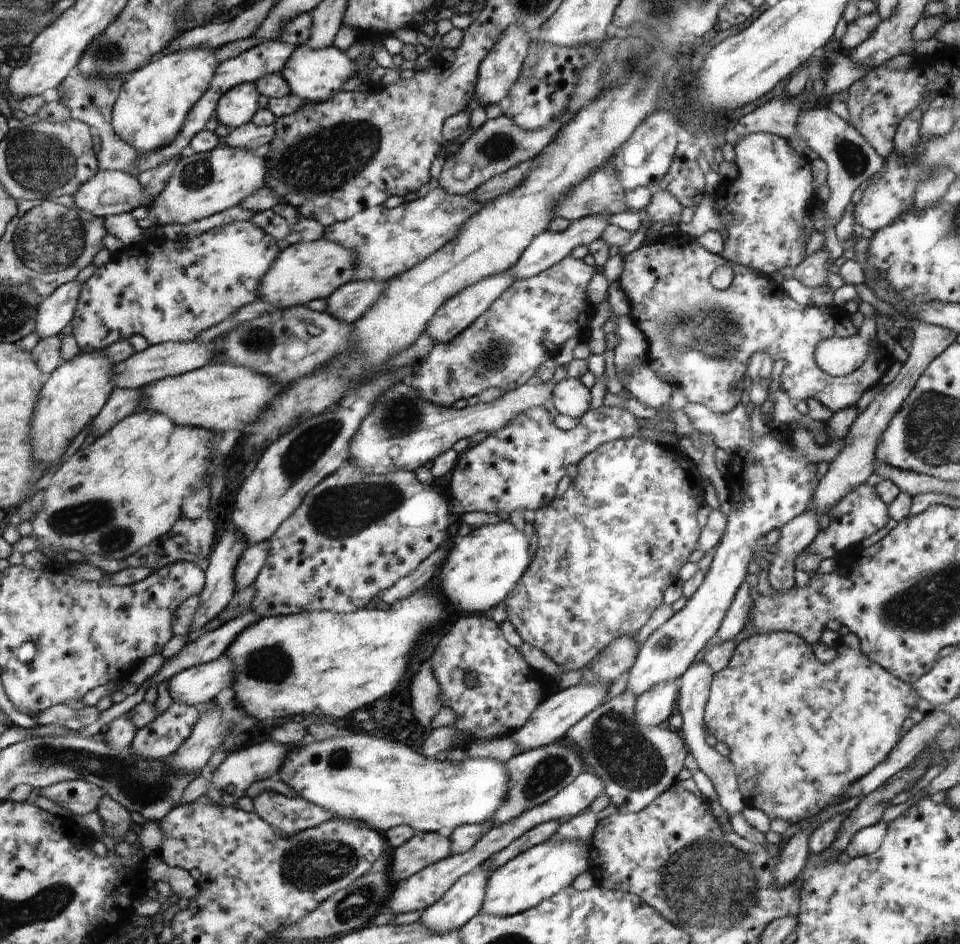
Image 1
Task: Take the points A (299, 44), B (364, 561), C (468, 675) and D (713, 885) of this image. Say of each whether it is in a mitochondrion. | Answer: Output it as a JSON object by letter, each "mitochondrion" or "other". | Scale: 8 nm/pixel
{"A":"other","B":"other","C":"other","D":"mitochondrion"}

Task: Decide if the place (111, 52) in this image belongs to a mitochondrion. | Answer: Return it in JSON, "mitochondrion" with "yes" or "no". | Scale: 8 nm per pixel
{"mitochondrion":"yes"}

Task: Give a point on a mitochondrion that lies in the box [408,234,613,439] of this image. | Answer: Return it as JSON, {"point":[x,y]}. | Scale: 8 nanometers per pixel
{"point":[495,353]}

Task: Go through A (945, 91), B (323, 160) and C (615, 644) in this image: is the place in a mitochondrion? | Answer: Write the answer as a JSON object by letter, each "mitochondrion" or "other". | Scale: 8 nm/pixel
{"A":"other","B":"mitochondrion","C":"other"}

